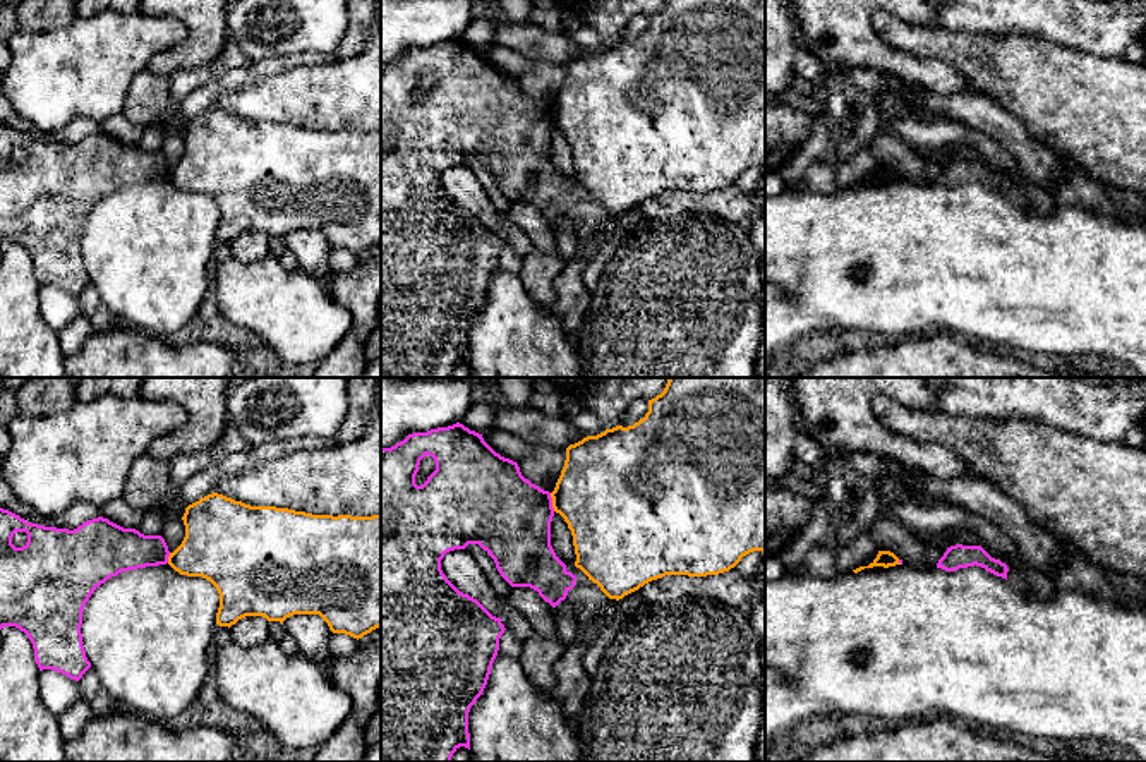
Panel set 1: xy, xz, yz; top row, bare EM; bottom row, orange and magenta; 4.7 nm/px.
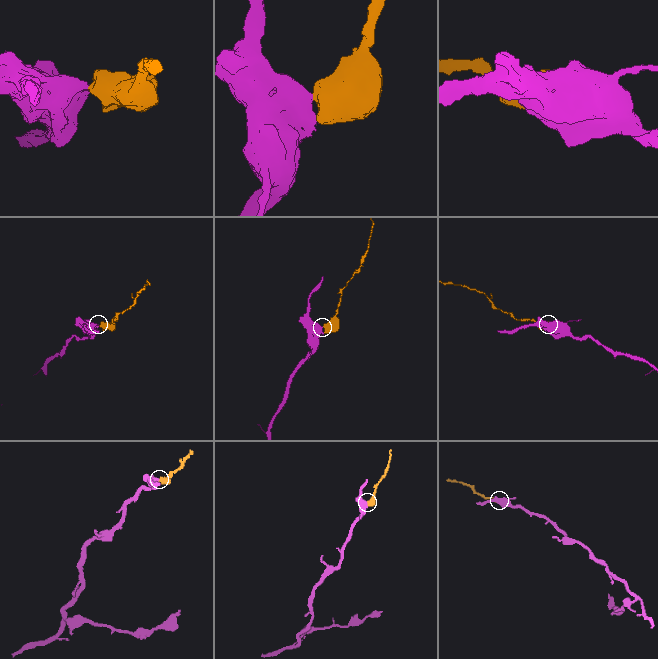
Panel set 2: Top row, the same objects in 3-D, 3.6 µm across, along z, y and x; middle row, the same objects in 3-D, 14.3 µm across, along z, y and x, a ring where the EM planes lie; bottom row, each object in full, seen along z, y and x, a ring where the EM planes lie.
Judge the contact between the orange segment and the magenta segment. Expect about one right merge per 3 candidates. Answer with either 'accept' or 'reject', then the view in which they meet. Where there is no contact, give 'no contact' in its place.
reject; meets orange in xz

